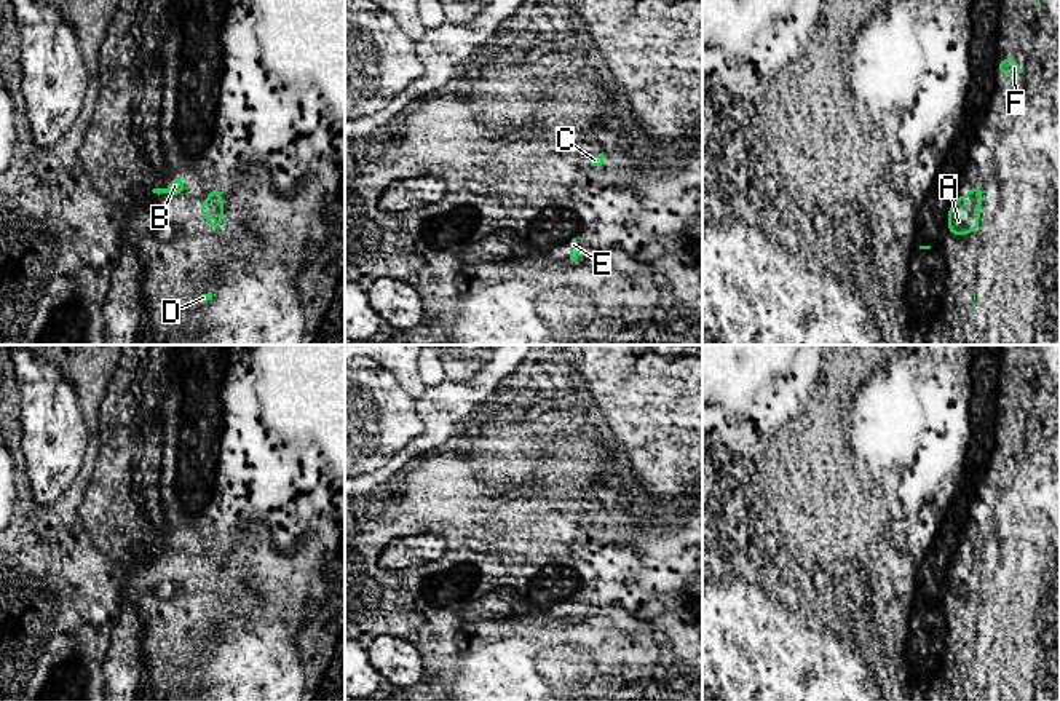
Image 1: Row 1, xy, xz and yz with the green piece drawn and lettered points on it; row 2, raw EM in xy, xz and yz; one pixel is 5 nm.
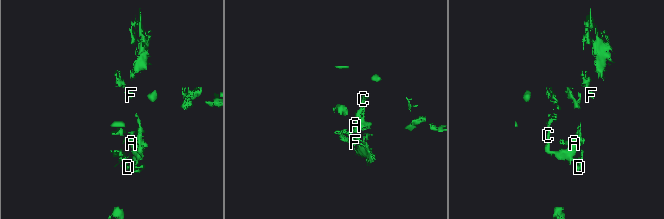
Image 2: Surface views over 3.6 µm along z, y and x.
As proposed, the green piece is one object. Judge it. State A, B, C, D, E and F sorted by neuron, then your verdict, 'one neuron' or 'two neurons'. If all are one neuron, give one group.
A B C D E F; one neuron

